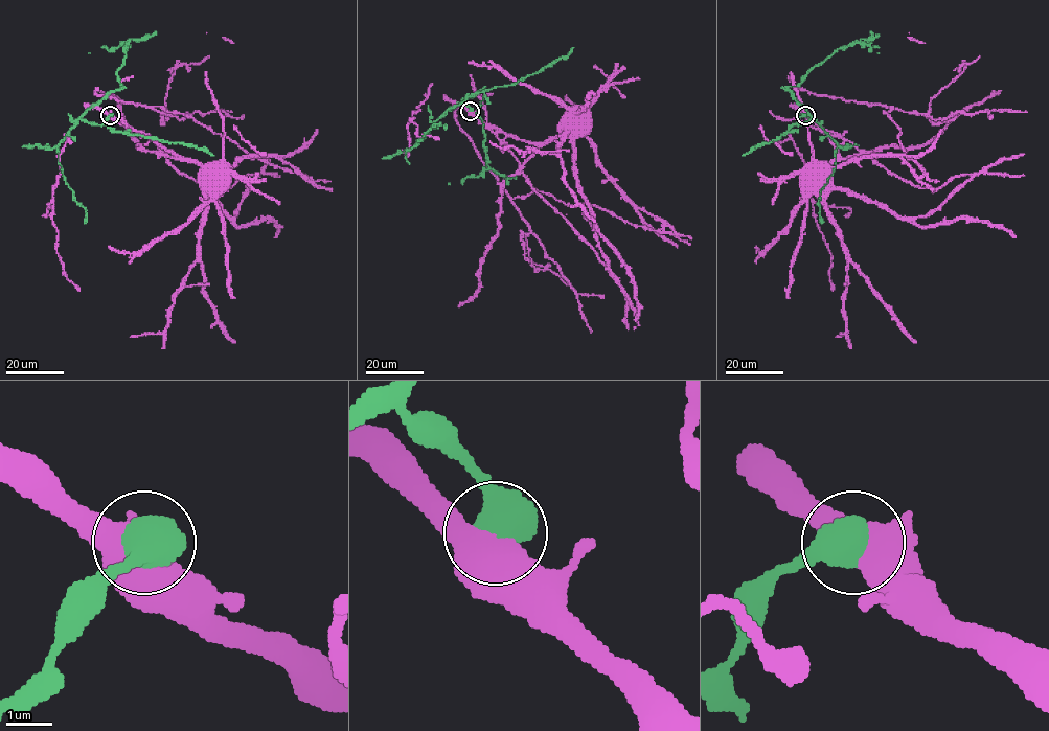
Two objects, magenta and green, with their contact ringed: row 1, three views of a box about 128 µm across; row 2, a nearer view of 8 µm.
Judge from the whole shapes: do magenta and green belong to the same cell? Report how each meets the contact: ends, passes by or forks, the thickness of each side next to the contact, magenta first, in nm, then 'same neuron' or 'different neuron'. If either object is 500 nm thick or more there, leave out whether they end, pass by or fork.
440 nm thick on the magenta side, 750 nm on the other; same neuron

